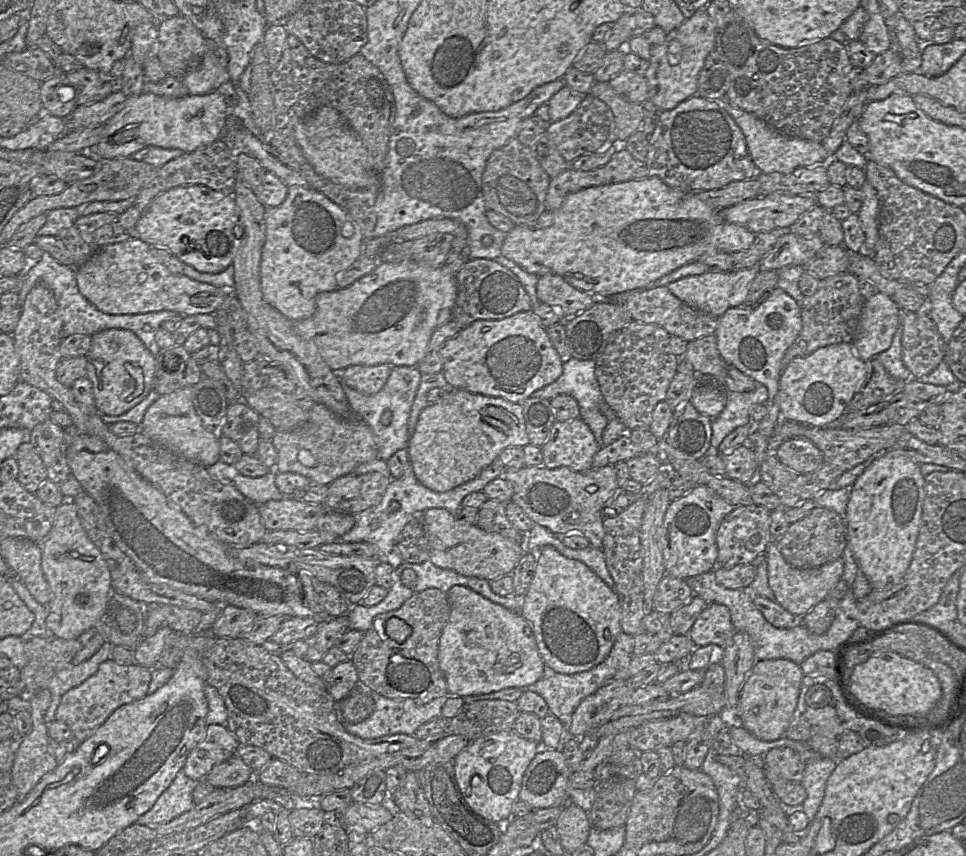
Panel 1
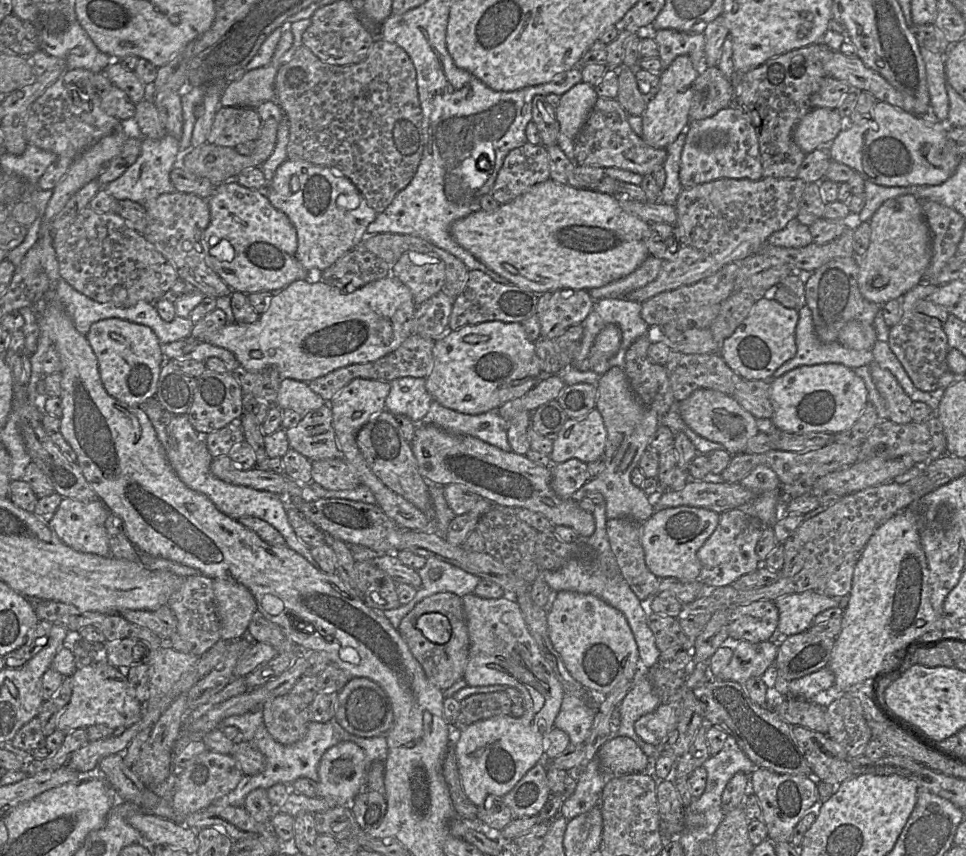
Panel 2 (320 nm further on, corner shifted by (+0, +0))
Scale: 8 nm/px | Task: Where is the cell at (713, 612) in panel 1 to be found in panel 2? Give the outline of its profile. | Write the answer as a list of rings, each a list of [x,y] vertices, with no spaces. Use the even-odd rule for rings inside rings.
[[[760,600],[731,609],[728,634],[751,643],[770,641],[777,631],[779,611],[774,601]]]

